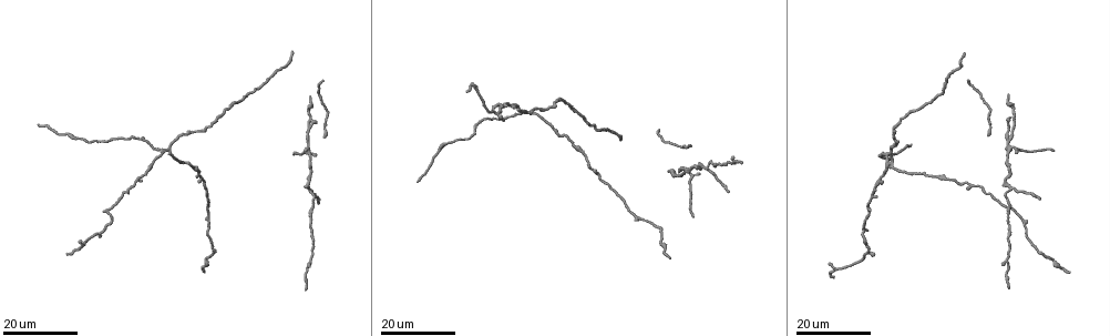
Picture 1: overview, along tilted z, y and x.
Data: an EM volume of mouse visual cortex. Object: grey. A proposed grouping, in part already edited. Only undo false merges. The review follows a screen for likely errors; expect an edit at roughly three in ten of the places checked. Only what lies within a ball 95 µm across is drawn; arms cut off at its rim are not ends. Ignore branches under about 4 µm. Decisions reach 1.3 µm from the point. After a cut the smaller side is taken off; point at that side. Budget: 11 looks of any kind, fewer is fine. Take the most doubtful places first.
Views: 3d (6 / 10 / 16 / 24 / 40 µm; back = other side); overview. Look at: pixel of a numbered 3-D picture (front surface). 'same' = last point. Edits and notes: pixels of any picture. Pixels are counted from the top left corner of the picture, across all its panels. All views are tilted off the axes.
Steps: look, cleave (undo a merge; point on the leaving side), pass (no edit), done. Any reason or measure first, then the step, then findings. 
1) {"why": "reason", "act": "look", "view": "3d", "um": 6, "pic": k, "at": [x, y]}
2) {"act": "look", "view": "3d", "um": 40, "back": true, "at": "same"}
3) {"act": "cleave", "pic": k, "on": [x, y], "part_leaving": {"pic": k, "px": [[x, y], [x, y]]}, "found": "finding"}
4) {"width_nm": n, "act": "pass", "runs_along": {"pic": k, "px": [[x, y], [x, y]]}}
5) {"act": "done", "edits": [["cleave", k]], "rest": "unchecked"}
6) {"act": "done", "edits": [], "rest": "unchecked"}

{"why": "three arms meet", "act": "look", "view": "3d", "um": 16, "pic": 1, "at": [864, 230]}

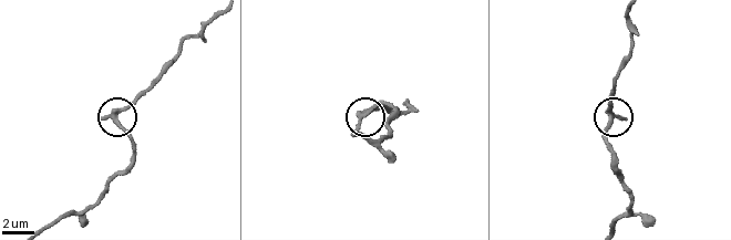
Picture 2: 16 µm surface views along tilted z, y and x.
{"act": "look", "view": "3d", "um": 10, "pic": 2, "at": [610, 117]}

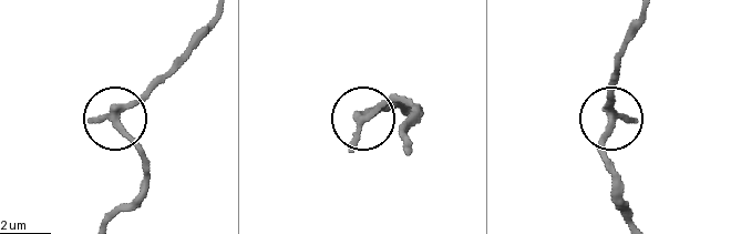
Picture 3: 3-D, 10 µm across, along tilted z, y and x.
{"act": "pass", "runs_along": {"pic": 3, "px": [[218, 12], [117, 119], [117, 131], [150, 161]]}, "found": "continuous, no second neuron"}

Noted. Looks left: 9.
{"why": "three arms meet", "act": "look", "view": "3d", "um": 16, "pic": 1, "at": [1010, 188]}

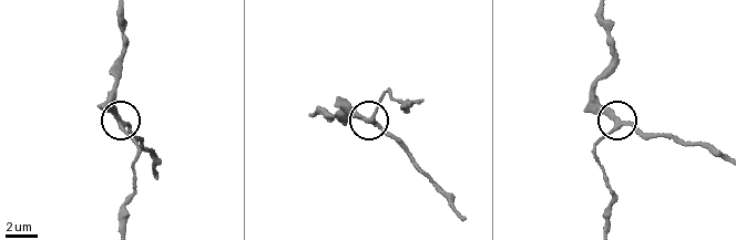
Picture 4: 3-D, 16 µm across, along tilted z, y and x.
{"act": "look", "view": "3d", "um": 10, "pic": 4, "at": [614, 128]}

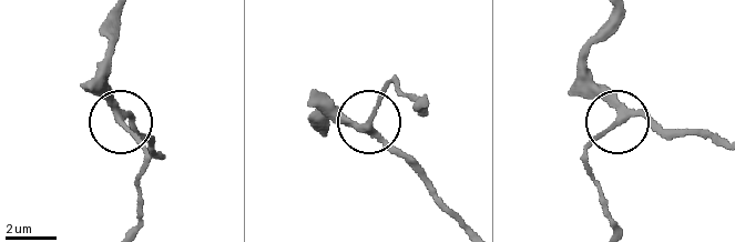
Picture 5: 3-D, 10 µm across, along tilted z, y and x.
{"act": "pass", "runs_along": {"pic": 5, "px": [[118, 16], [111, 90], [119, 121], [128, 119], [146, 134]]}, "found": "continuous, no second neuron"}

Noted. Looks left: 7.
{"why": "arms part here", "act": "look", "view": "3d", "um": 16, "pic": 1, "at": [529, 113]}

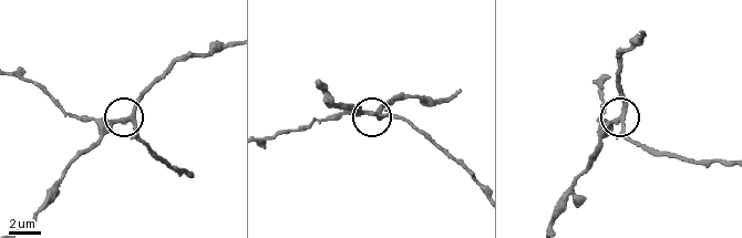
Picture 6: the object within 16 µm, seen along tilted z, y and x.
{"why": "zoom in", "act": "look", "view": "3d", "um": 6, "pic": 6, "at": [378, 116]}

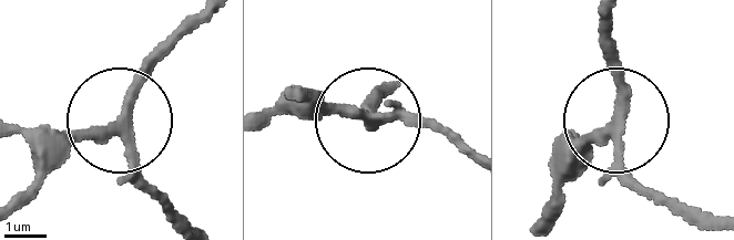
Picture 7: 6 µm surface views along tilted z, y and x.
{"arms": 3, "act": "pass", "runs_along": {"pic": 7, "px": [[202, 23], [108, 123], [16, 127]]}, "found": "one neuron here"}

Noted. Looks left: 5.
{"why": "side arm on a straight run", "act": "look", "view": "3d", "um": 24, "pic": 1, "at": [881, 179]}

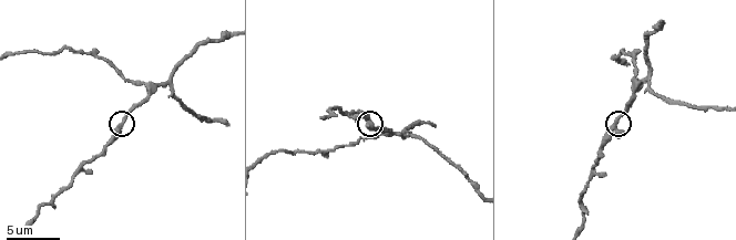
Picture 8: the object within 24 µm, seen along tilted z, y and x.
{"act": "look", "view": "3d", "um": 10, "pic": 8, "at": [121, 125]}

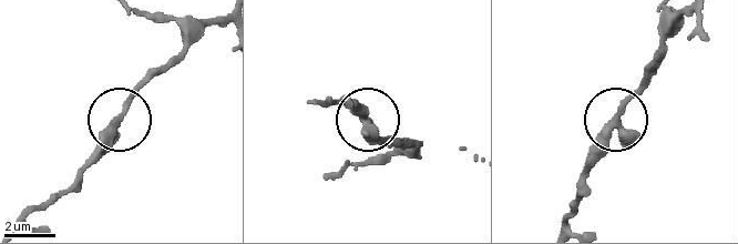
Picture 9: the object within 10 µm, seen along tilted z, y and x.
{"act": "look", "view": "3d", "um": 10, "back": true, "pic": 9, "at": [622, 114]}

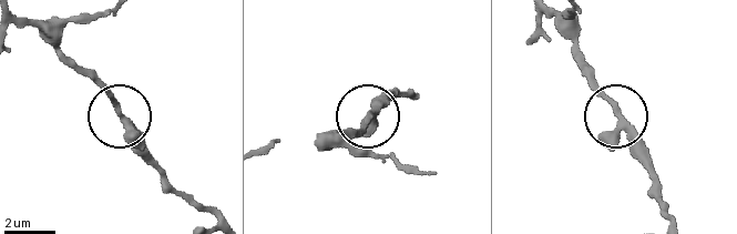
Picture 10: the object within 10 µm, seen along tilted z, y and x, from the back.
{"width_nm": 220, "act": "pass", "runs_along": {"pic": 10, "px": [[549, 10], [579, 48], [596, 90], [648, 174]]}, "found": "one neuron here"}

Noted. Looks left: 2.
{"why": "thick turns thin", "act": "look", "view": "3d", "um": 24, "pic": 1, "at": [310, 208]}

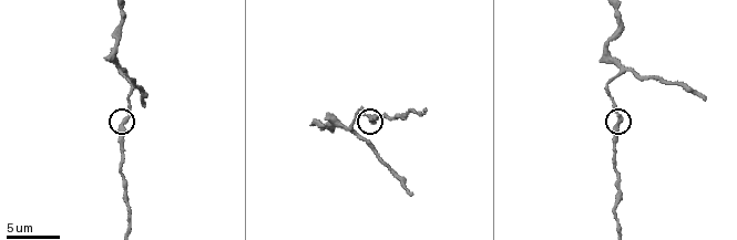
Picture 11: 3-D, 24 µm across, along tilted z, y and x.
{"act": "look", "view": "3d", "um": 6, "pic": 11, "at": [127, 119]}

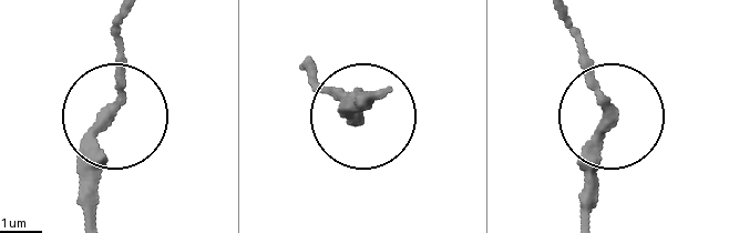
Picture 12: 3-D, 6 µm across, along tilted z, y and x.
{"act": "pass", "runs_along": {"pic": 12, "px": [[562, 16], [606, 111], [595, 205]]}, "found": "one neuron here"}

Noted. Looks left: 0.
{"act": "done", "edits": [], "rest": "unchecked"}

